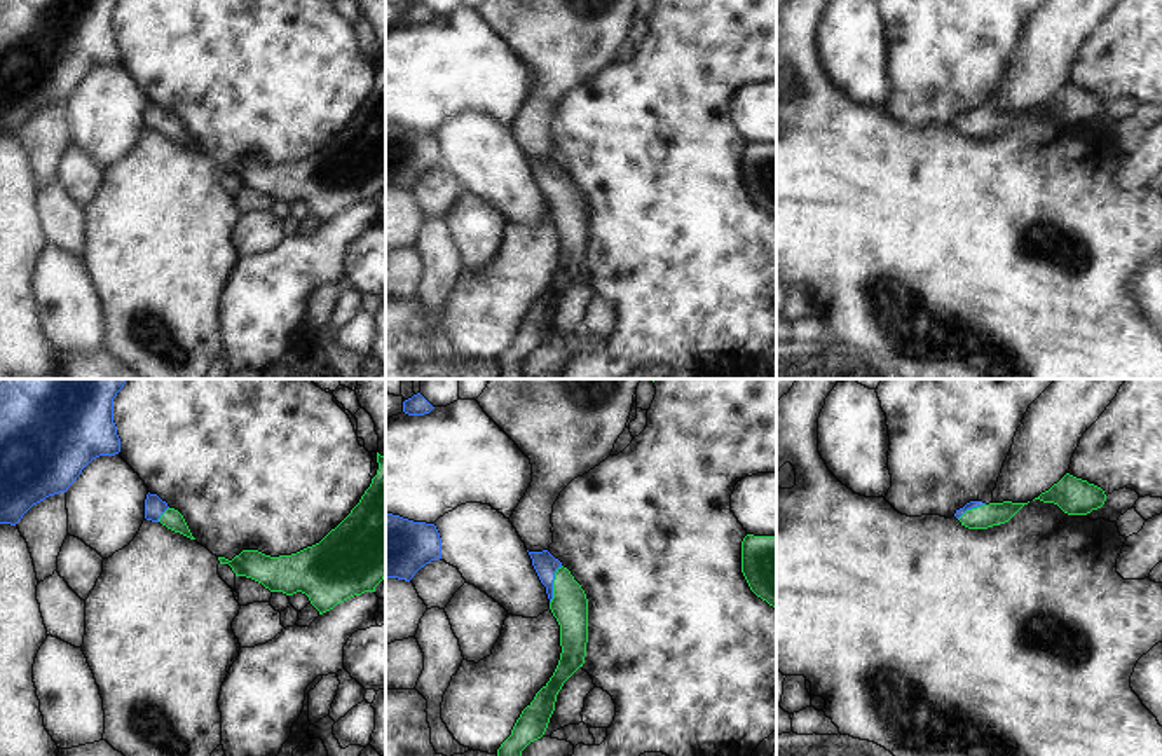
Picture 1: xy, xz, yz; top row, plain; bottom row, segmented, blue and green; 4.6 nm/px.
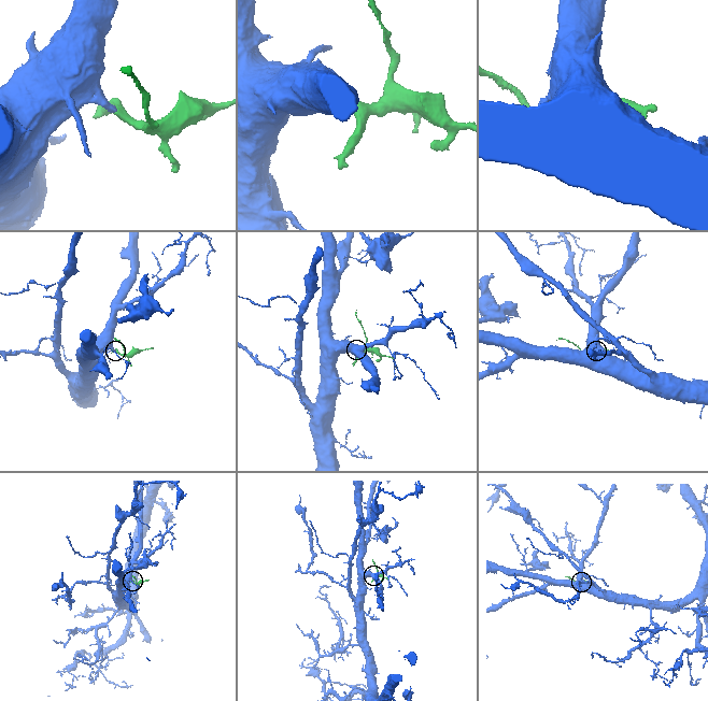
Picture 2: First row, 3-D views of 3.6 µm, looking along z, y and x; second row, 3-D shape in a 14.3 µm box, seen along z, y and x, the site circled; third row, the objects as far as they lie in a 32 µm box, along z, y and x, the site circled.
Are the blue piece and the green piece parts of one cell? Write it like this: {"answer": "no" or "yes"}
{"answer": "yes"}

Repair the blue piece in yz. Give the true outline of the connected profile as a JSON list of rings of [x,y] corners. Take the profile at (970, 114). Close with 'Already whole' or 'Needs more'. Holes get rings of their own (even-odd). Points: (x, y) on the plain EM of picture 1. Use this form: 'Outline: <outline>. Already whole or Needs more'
Outline: [[[970,110],[956,119],[954,126],[968,138],[988,138],[1008,131],[1028,112],[982,112]]]. Needs more

